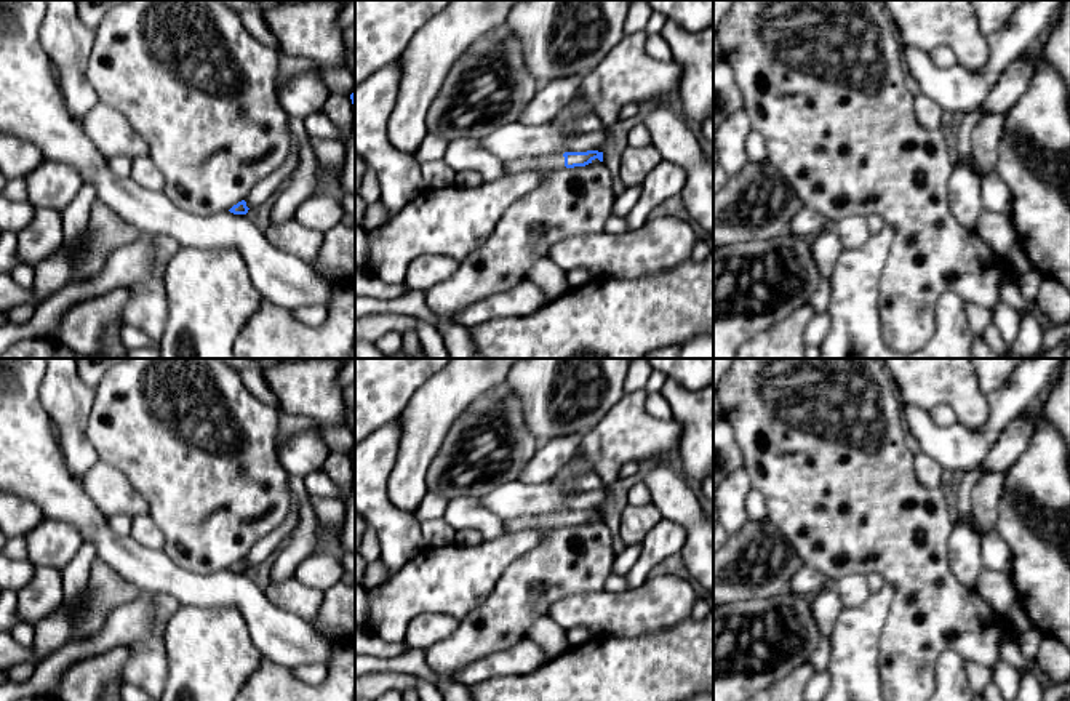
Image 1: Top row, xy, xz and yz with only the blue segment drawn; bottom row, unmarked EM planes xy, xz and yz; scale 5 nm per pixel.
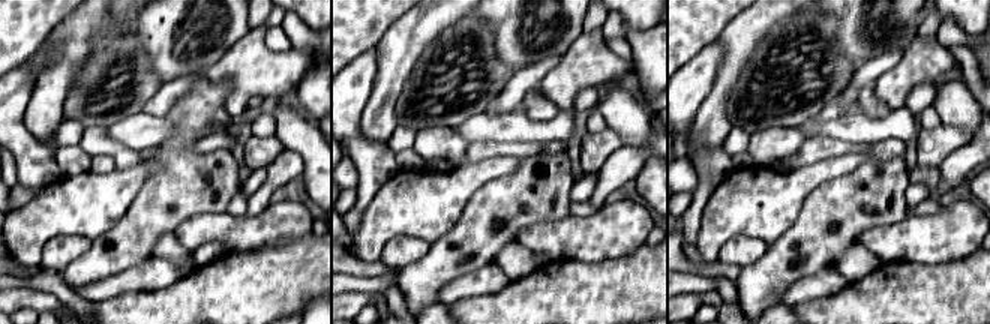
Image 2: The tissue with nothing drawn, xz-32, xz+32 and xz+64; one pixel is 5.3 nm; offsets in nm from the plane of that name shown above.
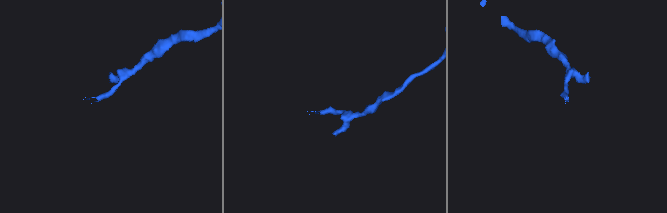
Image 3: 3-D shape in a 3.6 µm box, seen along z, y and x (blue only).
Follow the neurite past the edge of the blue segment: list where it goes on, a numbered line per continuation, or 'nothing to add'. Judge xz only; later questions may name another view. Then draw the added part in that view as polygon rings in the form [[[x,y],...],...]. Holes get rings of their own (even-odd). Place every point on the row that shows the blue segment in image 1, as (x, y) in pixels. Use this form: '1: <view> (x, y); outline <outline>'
1: xz (554, 160); outline [[[550,154],[545,157],[521,157],[509,162],[502,162],[505,174],[513,174],[520,171],[531,170],[550,170],[550,168],[563,168],[565,157],[563,154]]]

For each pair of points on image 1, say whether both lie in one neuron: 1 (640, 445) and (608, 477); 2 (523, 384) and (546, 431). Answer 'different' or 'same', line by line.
1: same
2: same

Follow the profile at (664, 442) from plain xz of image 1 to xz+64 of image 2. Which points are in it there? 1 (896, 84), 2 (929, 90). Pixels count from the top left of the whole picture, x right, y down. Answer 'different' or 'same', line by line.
1: same
2: different

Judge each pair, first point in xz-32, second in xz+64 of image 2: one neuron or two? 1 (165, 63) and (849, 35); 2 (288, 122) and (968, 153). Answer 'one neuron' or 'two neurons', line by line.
1: one neuron
2: two neurons

